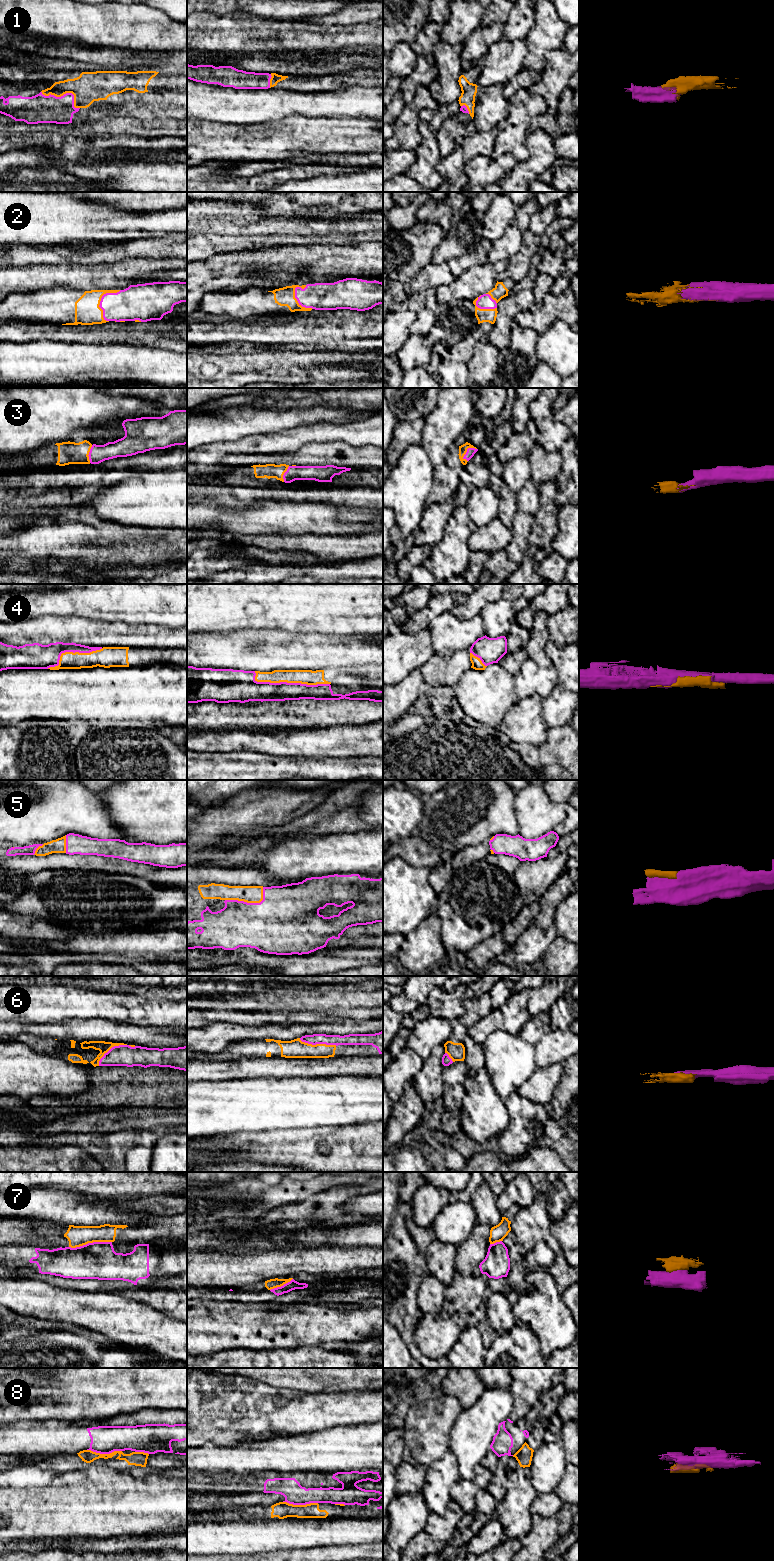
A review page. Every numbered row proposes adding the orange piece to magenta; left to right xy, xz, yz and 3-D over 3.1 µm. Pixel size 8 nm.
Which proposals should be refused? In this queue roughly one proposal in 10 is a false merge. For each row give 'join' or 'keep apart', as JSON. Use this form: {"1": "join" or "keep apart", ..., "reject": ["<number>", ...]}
{"1": "join", "2": "join", "3": "join", "4": "join", "5": "join", "6": "join", "7": "keep apart", "8": "keep apart", "reject": ["7", "8"]}

